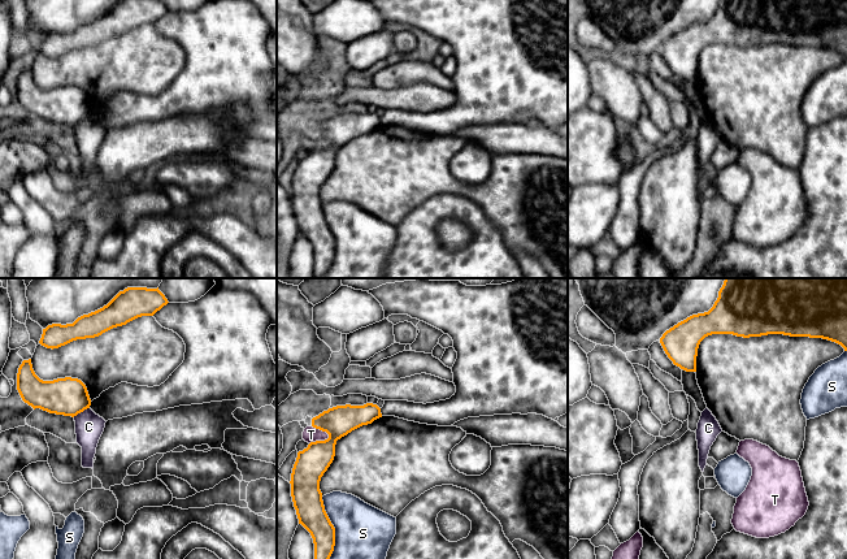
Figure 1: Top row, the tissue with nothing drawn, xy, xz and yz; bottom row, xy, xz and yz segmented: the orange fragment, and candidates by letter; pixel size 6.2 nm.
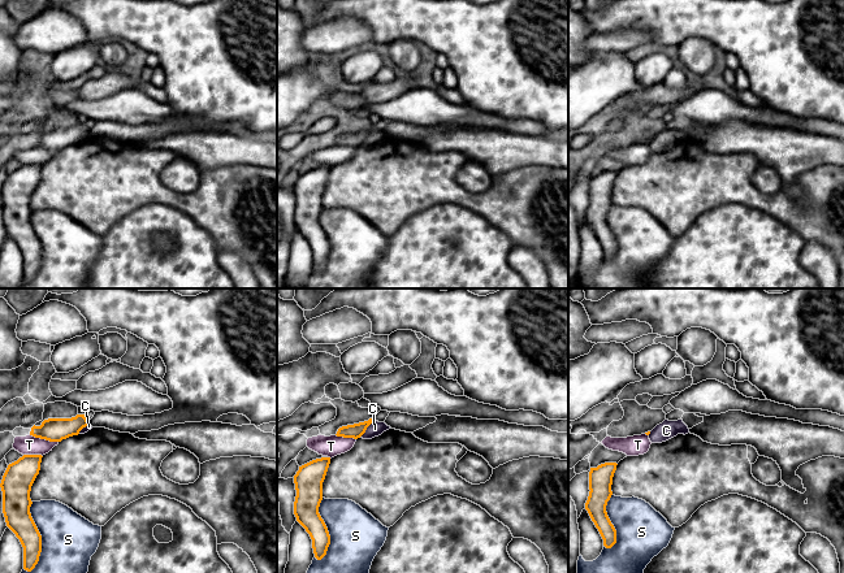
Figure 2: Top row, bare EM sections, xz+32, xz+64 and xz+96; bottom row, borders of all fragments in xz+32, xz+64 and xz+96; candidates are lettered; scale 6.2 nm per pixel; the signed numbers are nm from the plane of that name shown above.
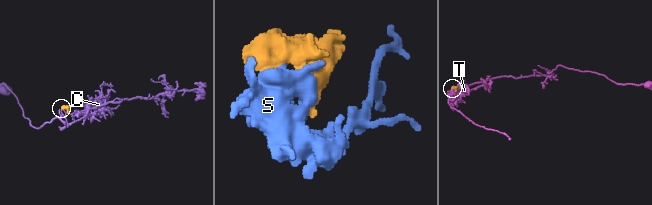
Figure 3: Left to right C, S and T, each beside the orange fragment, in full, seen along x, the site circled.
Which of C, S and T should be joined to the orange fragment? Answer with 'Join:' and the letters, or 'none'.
Join: none

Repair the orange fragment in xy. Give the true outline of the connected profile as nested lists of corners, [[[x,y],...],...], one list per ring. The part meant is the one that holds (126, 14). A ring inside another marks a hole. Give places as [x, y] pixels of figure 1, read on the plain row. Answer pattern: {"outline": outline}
{"outline": [[[120,0],[107,14],[73,32],[48,34],[39,52],[53,58],[77,48],[95,47],[138,26],[153,25],[168,12],[161,0]]]}

